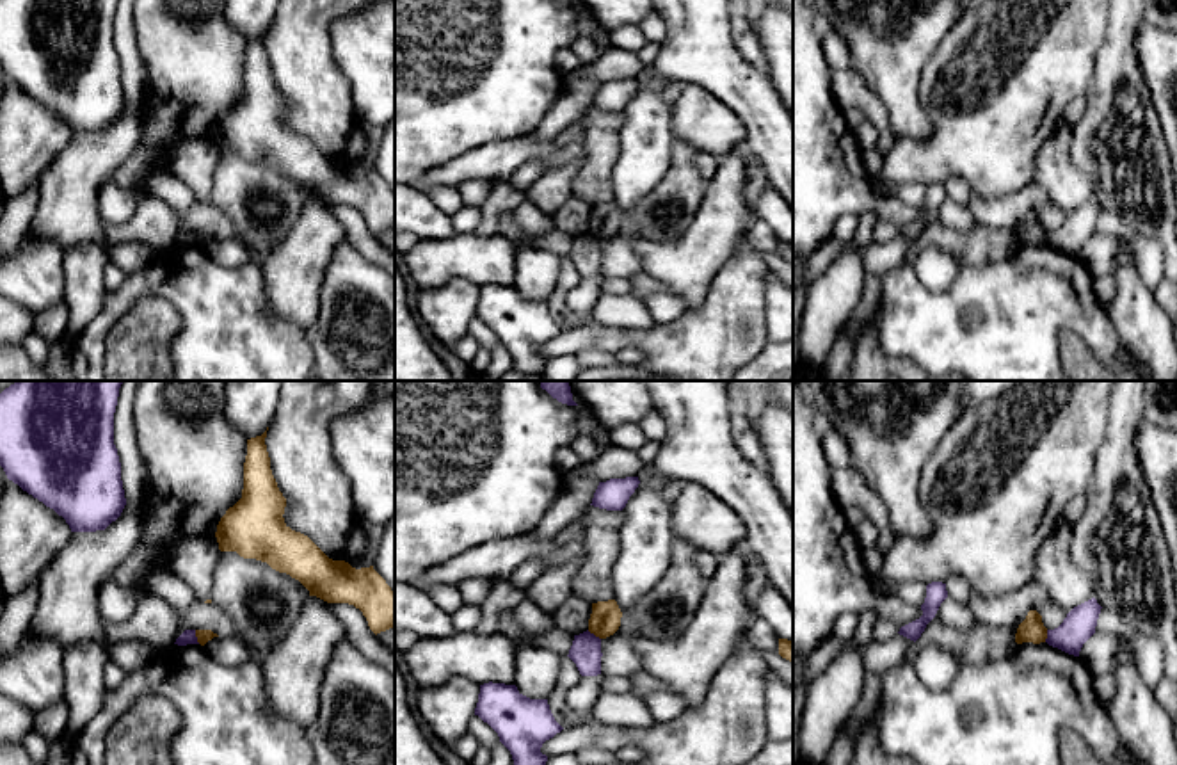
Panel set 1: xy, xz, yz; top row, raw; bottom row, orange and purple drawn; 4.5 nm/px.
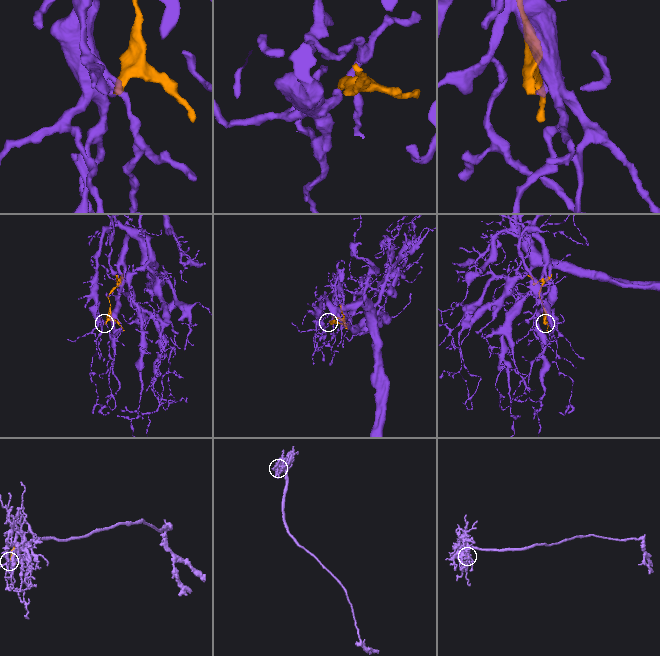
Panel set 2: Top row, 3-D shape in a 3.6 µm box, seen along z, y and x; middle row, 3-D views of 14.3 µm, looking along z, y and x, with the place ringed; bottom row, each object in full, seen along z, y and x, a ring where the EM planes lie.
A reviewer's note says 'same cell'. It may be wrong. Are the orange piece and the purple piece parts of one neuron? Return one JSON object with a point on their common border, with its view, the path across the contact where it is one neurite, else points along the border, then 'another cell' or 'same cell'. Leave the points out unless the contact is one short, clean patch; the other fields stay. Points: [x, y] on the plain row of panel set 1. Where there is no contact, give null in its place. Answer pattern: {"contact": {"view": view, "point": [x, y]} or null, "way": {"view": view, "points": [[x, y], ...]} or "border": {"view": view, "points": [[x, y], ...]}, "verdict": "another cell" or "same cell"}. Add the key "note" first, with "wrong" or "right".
{"note": "wrong", "contact": {"view": "xy", "point": [196, 237]}, "border": {"view": "xy", "points": [[194, 232], [200, 244]]}, "verdict": "another cell"}

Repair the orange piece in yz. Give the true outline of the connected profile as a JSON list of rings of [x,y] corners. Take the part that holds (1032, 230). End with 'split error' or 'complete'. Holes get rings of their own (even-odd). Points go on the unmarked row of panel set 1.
[[[1029,212],[1026,221],[1019,226],[1015,244],[1040,246],[1047,240],[1047,230],[1042,224],[1042,217],[1037,212]]]; complete

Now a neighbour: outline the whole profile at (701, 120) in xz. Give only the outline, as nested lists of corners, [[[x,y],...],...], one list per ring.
[[[685,85],[670,110],[674,141],[688,142],[699,151],[724,157],[743,148],[747,130],[724,101],[699,85]]]

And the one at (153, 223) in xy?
[[[146,194],[139,199],[133,217],[124,224],[103,221],[107,240],[116,246],[124,240],[148,244],[156,254],[165,254],[180,231],[212,231],[219,238],[238,238],[231,221],[213,205],[196,205],[185,215],[176,215],[167,203]]]

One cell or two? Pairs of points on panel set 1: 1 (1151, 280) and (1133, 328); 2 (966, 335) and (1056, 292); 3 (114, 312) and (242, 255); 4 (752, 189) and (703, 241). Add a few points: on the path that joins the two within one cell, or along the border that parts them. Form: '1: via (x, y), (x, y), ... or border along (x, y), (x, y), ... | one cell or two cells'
1: border along (1133, 258), (1140, 280), (1152, 290) | two cells
2: via (989, 326), (996, 326), (1033, 294) | one cell
3: border along (203, 248), (223, 265), (242, 265), (249, 260) | two cells
4: border along (745, 153), (744, 201), (749, 210), (747, 228) | two cells

